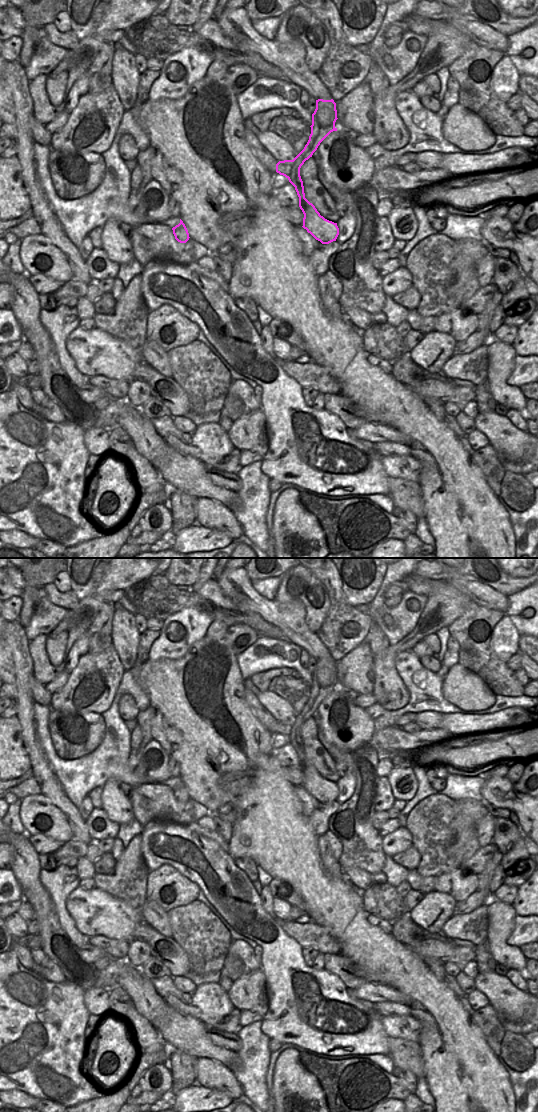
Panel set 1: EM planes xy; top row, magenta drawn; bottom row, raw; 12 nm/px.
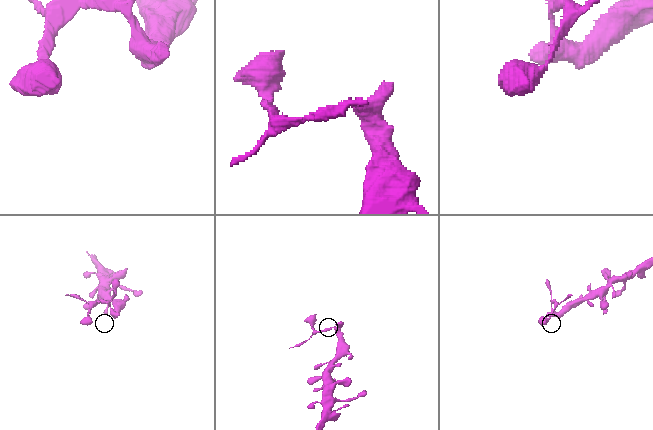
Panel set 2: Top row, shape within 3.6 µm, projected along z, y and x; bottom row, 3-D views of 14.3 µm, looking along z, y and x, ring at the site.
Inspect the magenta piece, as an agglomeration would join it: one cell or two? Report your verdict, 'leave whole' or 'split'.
split

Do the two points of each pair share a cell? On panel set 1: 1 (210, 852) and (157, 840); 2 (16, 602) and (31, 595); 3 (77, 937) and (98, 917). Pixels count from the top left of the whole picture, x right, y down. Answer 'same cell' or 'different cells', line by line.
1: same cell
2: different cells
3: different cells

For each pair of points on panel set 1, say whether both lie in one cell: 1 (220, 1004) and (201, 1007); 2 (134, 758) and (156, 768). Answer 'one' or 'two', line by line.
1: one
2: two

